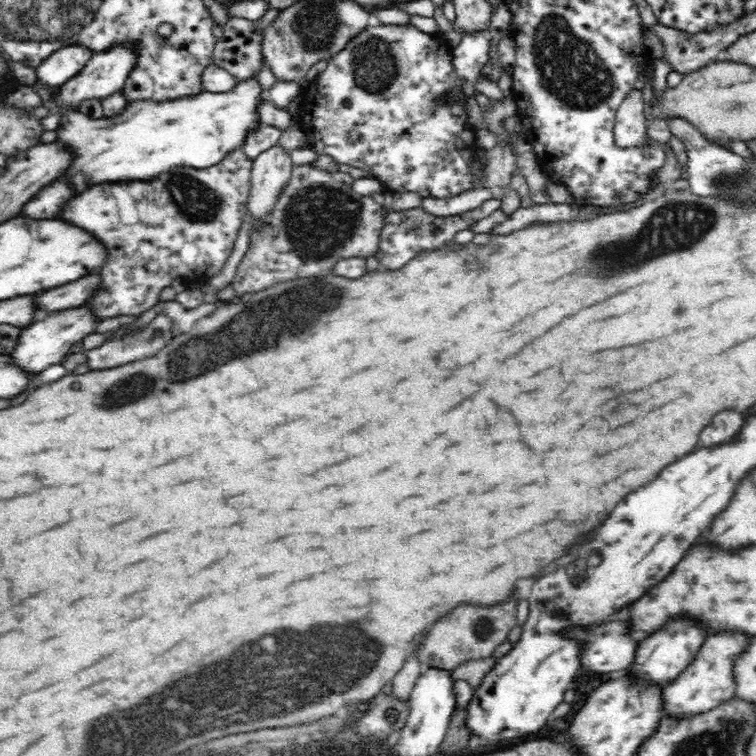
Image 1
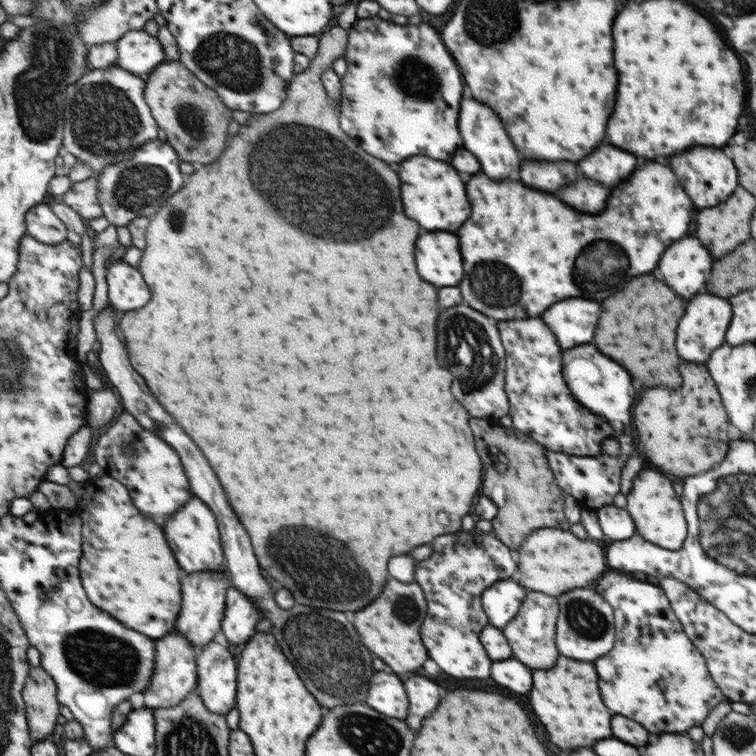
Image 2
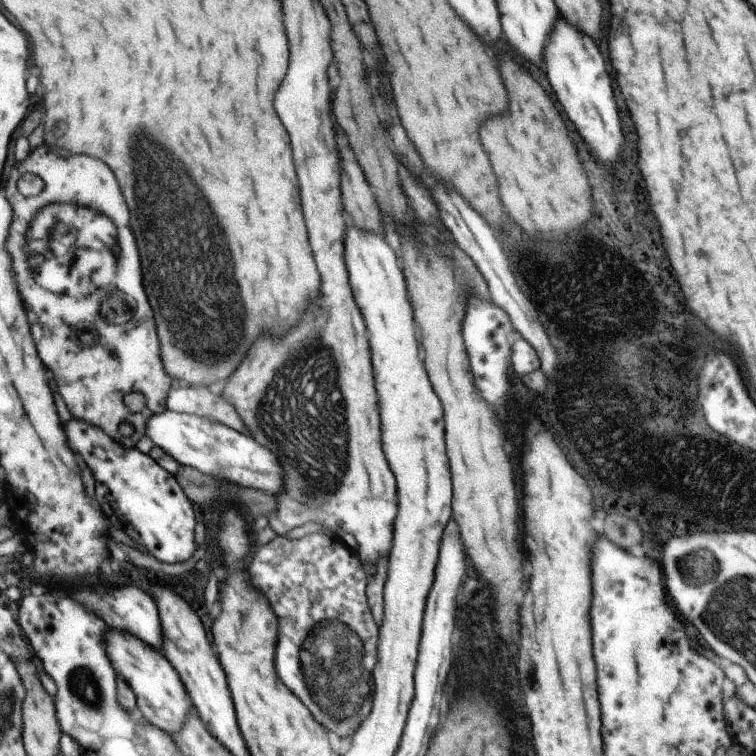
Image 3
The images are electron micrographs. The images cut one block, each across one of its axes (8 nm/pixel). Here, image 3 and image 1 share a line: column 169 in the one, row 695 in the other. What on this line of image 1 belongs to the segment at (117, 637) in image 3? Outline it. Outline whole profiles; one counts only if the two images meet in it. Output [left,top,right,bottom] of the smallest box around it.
[661,631,748,720]

